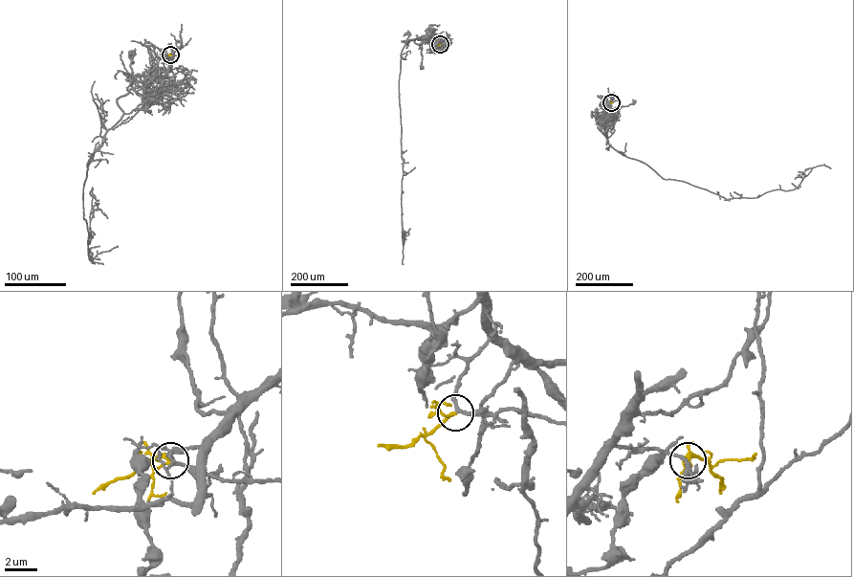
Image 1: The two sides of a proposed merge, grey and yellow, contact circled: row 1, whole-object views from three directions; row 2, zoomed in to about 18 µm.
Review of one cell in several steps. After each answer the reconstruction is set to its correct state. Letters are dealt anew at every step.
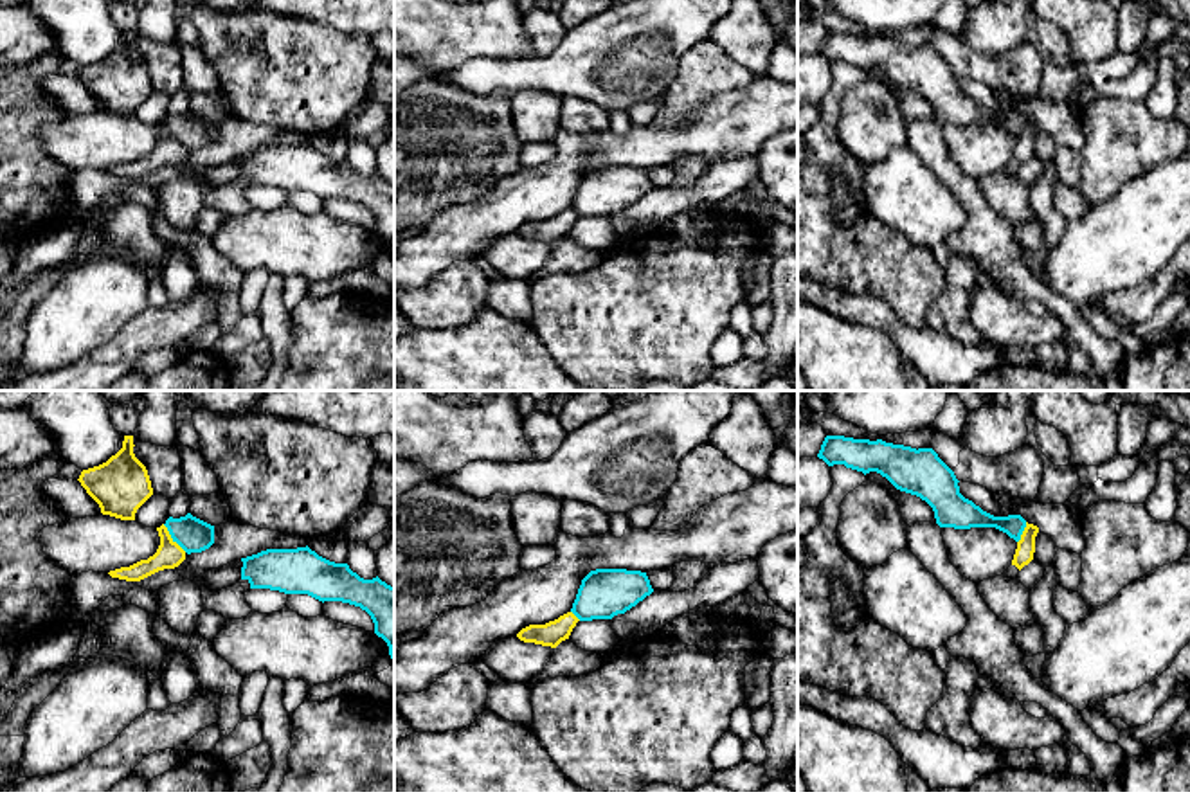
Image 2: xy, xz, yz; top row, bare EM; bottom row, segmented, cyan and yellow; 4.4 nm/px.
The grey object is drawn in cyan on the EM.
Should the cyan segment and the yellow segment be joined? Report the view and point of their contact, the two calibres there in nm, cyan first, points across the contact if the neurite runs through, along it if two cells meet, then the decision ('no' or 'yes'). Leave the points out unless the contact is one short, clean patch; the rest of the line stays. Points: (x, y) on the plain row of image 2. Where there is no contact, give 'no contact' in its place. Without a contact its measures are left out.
contact xy (173, 135); calibres 160 and 120 nm; border xy (162, 121), (186, 148); no

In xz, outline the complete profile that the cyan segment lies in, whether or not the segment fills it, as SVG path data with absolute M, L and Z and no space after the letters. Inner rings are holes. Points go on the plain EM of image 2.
M596 166L581 176L571 209L580 218L612 216L636 203L652 189L646 169Z

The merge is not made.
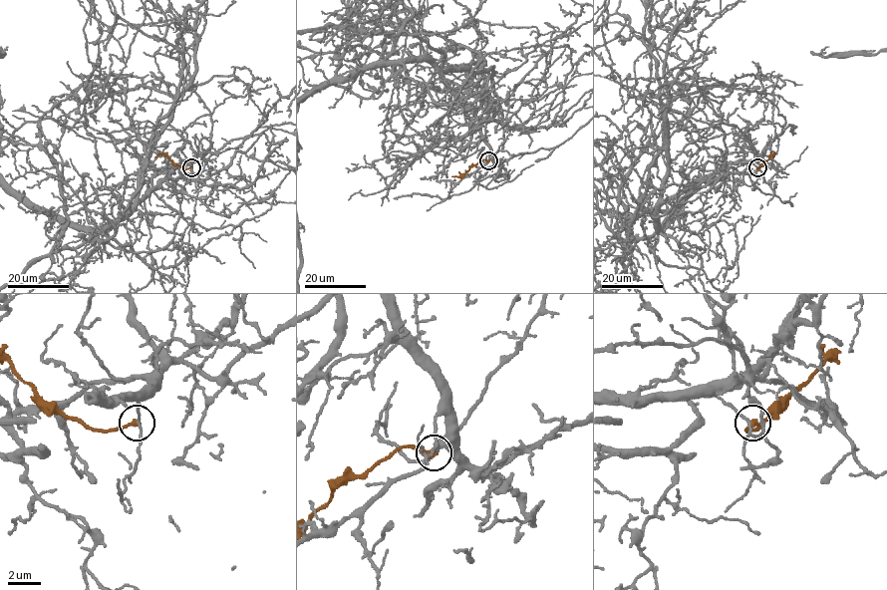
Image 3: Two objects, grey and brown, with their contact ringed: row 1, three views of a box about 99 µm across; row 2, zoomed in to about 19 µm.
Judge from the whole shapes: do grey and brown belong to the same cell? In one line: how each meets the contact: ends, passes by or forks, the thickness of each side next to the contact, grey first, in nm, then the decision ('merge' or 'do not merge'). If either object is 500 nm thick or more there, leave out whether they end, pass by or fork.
grey passes by; brown ends; calibres 150 and 340 nm; do not merge

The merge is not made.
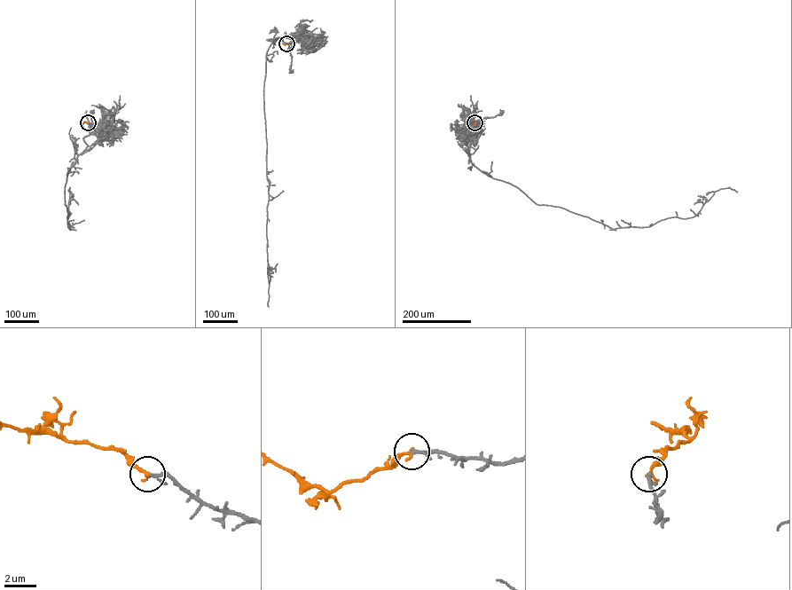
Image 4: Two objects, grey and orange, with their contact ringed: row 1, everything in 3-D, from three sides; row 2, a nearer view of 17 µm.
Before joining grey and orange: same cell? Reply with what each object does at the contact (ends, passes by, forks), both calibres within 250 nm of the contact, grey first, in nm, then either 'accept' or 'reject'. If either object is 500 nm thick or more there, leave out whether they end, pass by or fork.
grey passes by; orange ends; calibres 160 and 220 nm; accept

